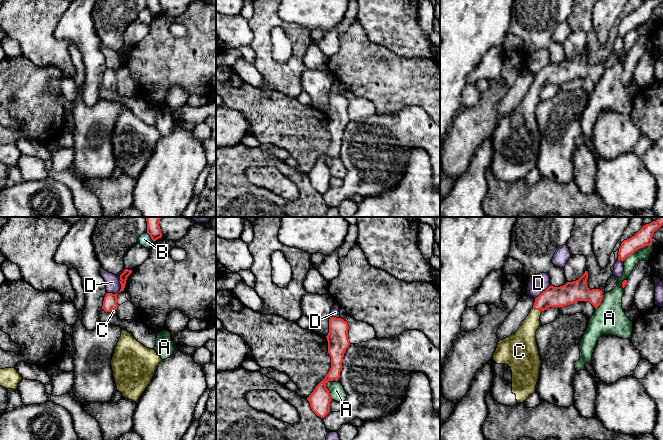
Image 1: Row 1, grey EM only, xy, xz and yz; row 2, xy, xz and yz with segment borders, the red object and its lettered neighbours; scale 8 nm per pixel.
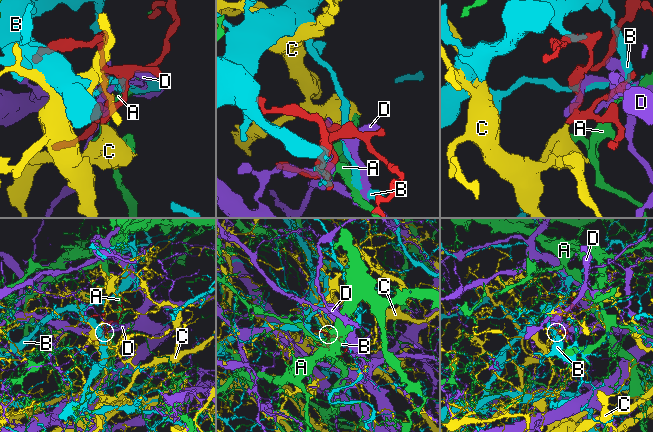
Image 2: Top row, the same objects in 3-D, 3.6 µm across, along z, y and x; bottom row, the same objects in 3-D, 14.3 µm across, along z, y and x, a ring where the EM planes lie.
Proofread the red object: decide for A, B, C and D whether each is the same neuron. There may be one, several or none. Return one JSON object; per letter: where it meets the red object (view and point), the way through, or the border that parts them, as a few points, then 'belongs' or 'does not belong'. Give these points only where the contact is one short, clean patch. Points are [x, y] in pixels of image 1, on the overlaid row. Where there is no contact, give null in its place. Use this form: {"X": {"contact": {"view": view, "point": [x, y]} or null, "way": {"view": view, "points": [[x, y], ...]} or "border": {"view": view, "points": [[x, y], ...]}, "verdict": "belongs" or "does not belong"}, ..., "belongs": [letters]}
{"A": {"contact": {"view": "yz", "point": [643, 246]}, "verdict": "does not belong"}, "B": {"contact": {"view": "xy", "point": [150, 236]}, "verdict": "does not belong"}, "C": {"contact": {"view": "yz", "point": [537, 309]}, "way": {"view": "yz", "points": [[564, 295], [548, 298], [537, 309], [525, 337]]}, "verdict": "belongs"}, "D": {"contact": {"view": "xy", "point": [120, 289]}, "verdict": "does not belong"}, "belongs": ["C"]}

